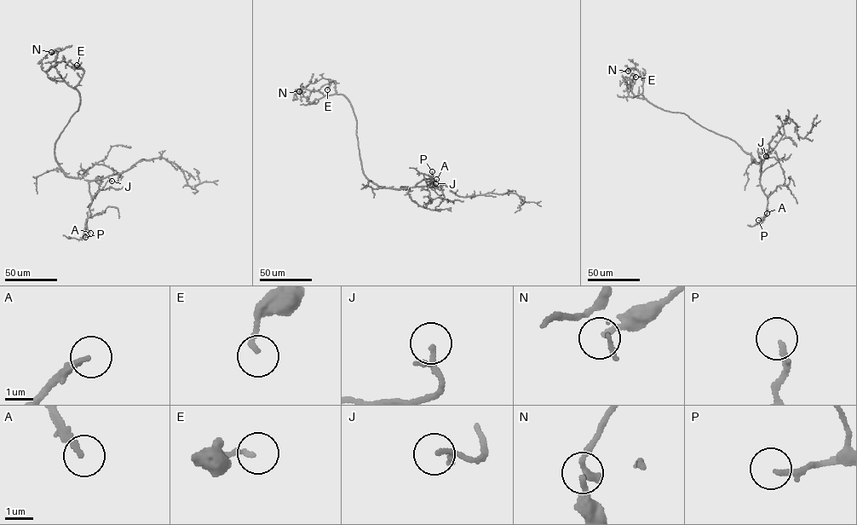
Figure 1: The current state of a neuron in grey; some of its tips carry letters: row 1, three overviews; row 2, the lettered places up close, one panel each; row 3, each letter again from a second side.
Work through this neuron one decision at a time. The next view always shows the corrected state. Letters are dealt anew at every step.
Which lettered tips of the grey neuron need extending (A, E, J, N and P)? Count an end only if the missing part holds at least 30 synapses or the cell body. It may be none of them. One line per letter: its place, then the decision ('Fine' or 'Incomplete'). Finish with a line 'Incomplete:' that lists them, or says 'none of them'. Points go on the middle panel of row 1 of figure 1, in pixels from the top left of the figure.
A: Place: (436, 179). Incomplete
E: Place: (327, 89). Fine
J: Place: (435, 183). Fine
N: Place: (299, 91). Fine
P: Place: (432, 171). Fine
Incomplete: A

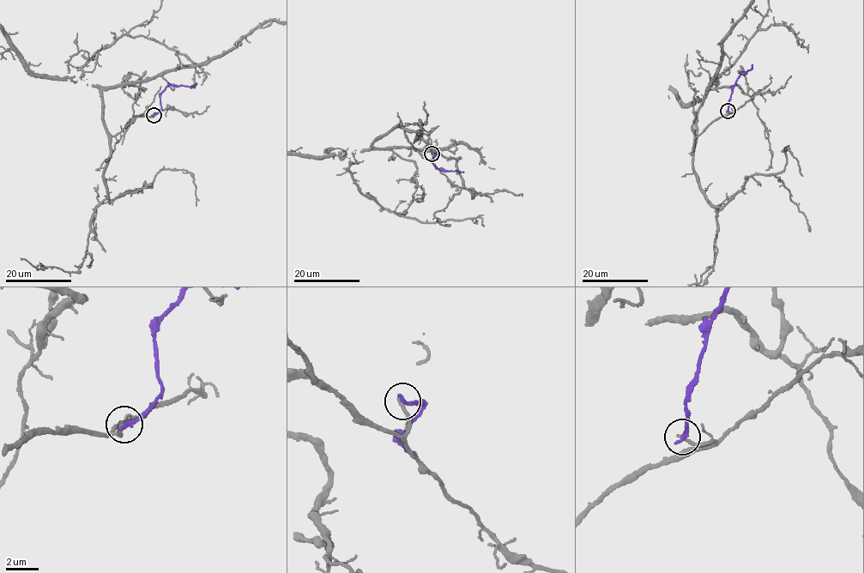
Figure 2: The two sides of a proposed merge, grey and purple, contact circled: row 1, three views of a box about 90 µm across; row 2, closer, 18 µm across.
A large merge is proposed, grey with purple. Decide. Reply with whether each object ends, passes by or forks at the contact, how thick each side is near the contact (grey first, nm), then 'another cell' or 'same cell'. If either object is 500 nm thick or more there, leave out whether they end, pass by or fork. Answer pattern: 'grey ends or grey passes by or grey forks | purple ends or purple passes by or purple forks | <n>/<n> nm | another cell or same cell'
grey ends | purple ends | 200/280 nm | another cell

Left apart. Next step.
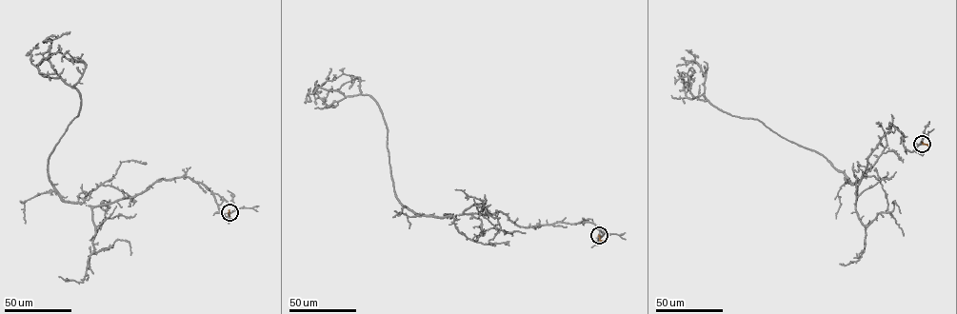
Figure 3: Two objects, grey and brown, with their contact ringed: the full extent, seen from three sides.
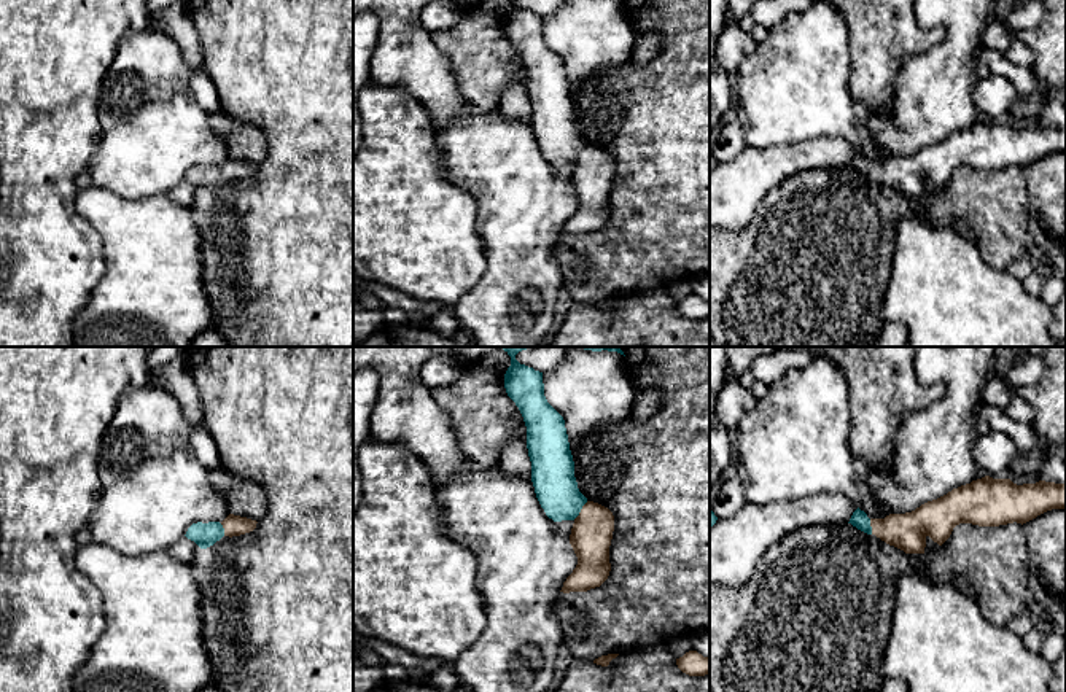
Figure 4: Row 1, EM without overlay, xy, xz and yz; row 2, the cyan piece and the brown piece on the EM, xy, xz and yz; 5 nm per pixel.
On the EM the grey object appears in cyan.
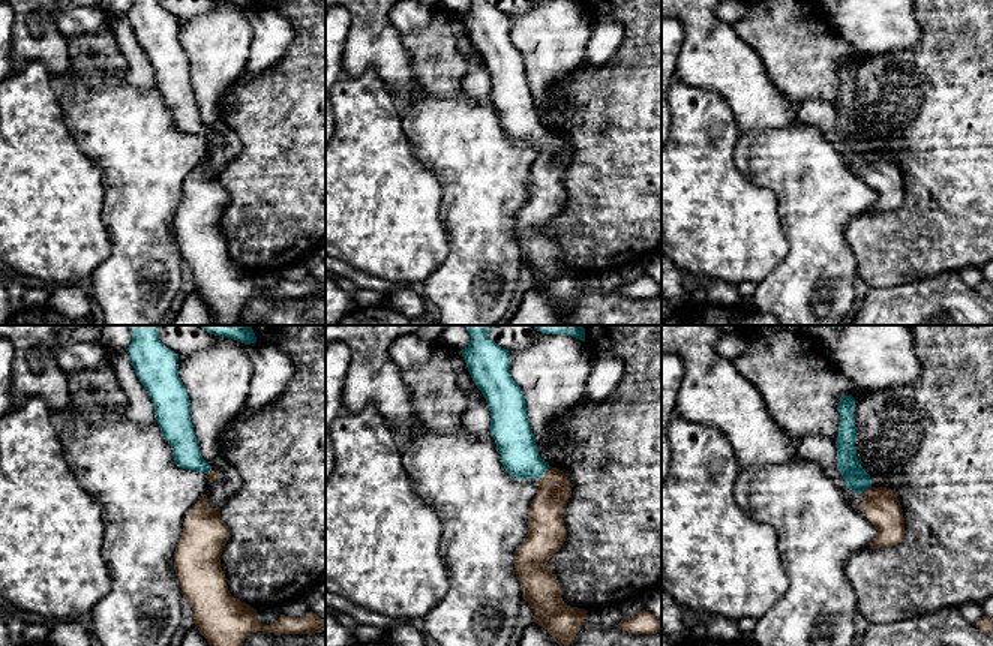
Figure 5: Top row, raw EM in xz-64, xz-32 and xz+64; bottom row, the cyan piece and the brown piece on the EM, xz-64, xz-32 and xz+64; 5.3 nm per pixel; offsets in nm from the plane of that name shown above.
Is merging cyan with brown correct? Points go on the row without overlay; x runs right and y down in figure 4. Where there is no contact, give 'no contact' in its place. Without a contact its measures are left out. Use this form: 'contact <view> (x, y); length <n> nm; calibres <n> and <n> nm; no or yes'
contact xz (579, 155); length 120 nm; calibres 220 and 220 nm; yes

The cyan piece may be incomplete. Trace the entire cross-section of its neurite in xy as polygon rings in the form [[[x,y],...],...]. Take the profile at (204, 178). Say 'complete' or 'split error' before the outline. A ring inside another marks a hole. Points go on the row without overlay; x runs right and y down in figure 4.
split error; [[[229,157],[221,167],[193,167],[185,180],[194,185],[200,192],[207,192],[220,185],[223,180],[232,181],[253,175],[256,172],[256,167],[256,164]]]

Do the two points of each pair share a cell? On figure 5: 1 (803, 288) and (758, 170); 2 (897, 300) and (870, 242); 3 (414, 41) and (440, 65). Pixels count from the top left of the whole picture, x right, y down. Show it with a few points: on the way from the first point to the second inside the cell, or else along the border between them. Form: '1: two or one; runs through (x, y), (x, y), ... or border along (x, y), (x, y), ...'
1: one; runs through (803, 257), (803, 207), (789, 194)
2: two; border along (926, 279), (893, 287), (869, 288)
3: one; runs through (420, 45), (434, 59)

